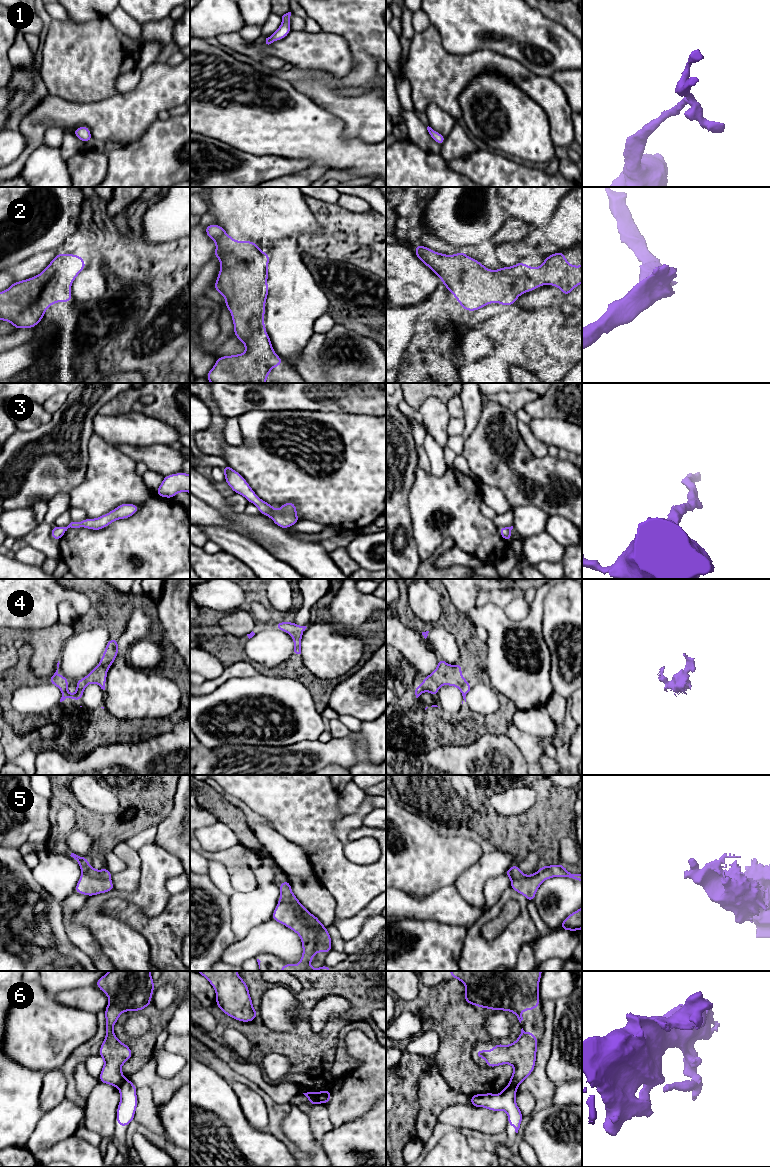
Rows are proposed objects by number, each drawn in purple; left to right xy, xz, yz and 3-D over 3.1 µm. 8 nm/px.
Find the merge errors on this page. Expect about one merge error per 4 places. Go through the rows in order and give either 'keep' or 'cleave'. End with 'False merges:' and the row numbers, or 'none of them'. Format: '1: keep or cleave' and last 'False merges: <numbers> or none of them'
1: keep
2: keep
3: keep
4: keep
5: keep
6: keep
False merges: none of them

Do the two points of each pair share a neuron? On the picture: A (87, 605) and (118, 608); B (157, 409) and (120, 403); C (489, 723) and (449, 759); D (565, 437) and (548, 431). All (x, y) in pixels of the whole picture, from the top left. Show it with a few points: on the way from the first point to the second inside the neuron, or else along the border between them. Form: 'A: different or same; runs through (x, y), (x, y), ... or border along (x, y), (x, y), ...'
A: different; border along (73, 589), (84, 594), (92, 603)
B: same; runs through (148, 409), (129, 403)
C: different; border along (505, 732), (499, 734), (484, 732), (481, 735)
D: same; runs through (561, 433), (552, 431)

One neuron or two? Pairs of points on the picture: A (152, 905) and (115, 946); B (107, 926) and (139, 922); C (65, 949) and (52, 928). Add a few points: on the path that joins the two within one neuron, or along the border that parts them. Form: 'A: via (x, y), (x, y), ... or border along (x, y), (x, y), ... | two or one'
A: via (128, 895), (104, 897), (95, 906), (98, 922) | one
B: border along (104, 915), (118, 918), (137, 930), (145, 938) | two
C: via (60, 944), (53, 937), (53, 933) | one

